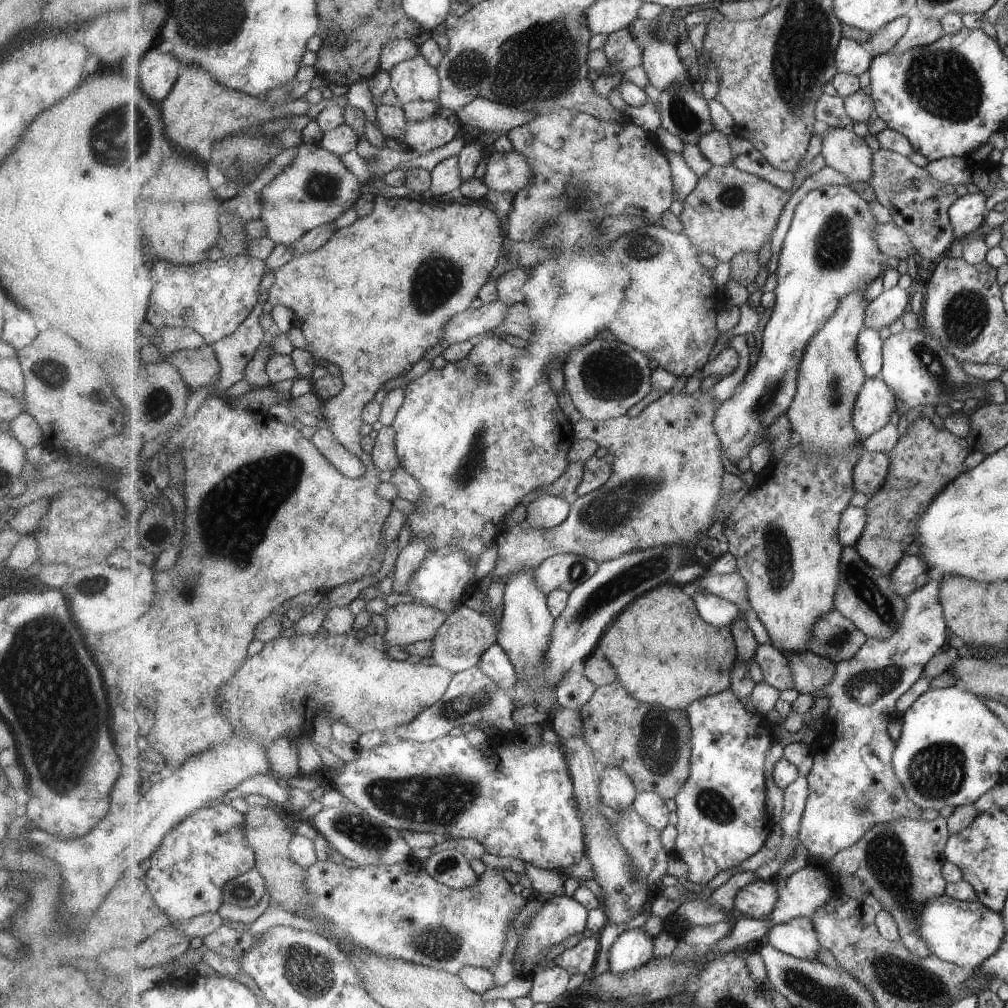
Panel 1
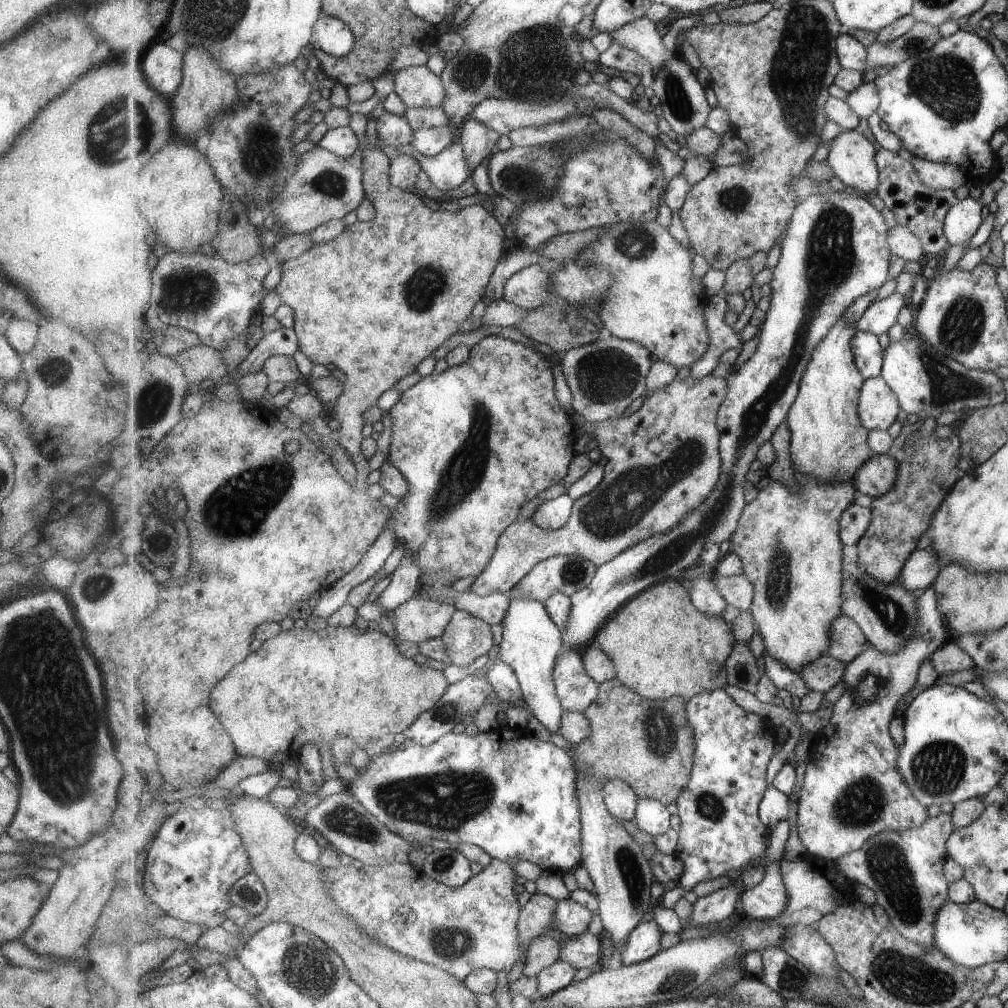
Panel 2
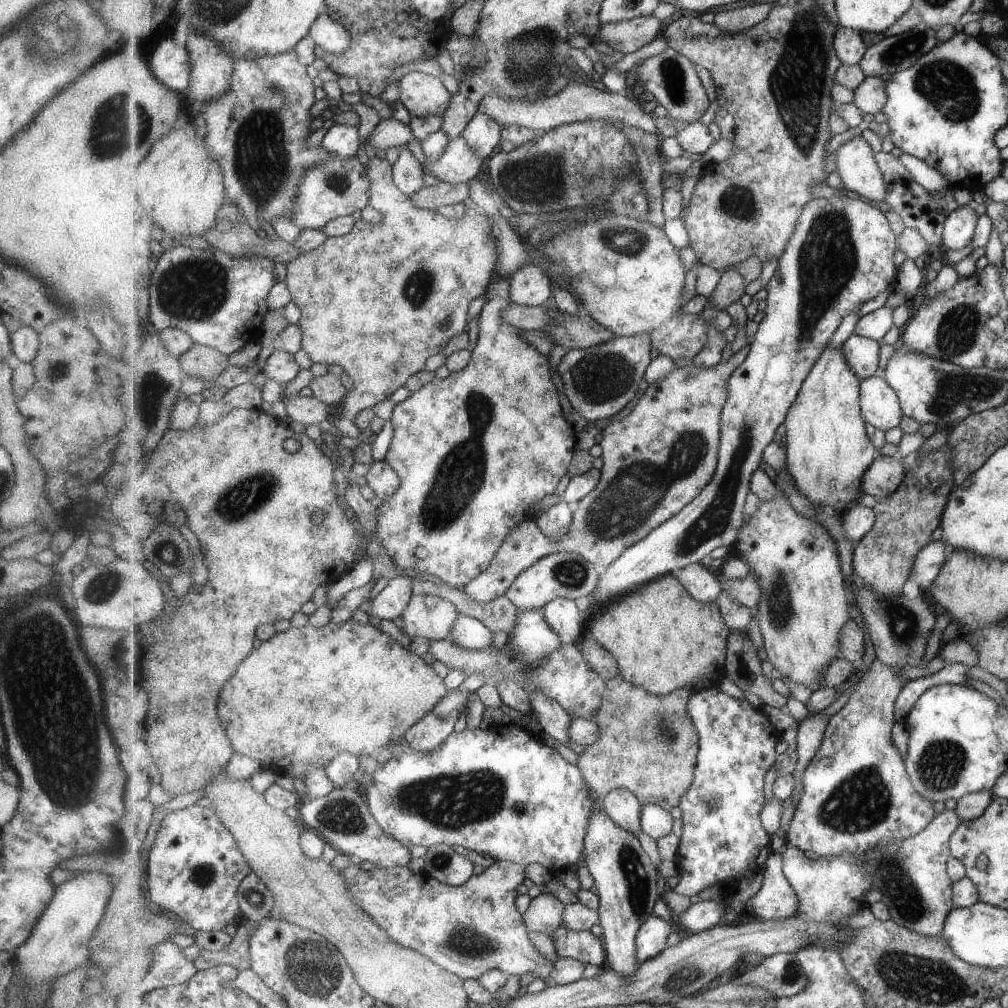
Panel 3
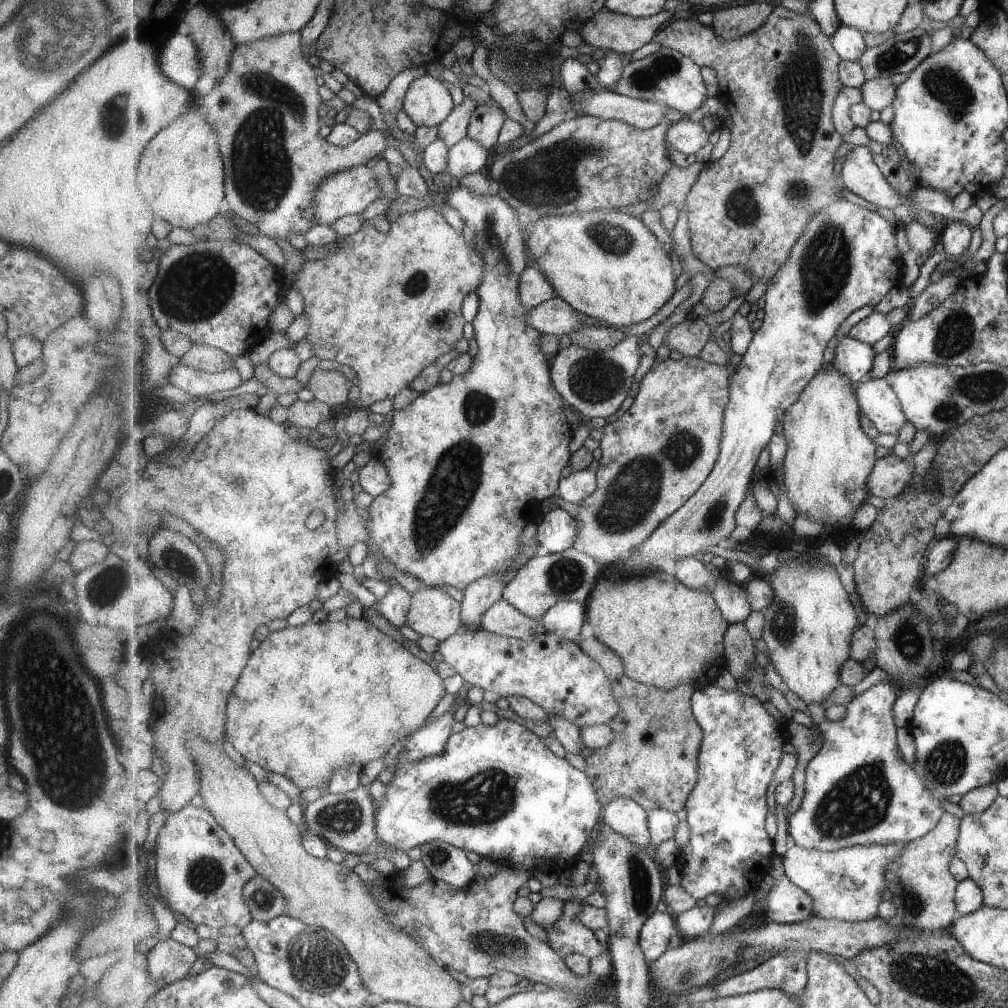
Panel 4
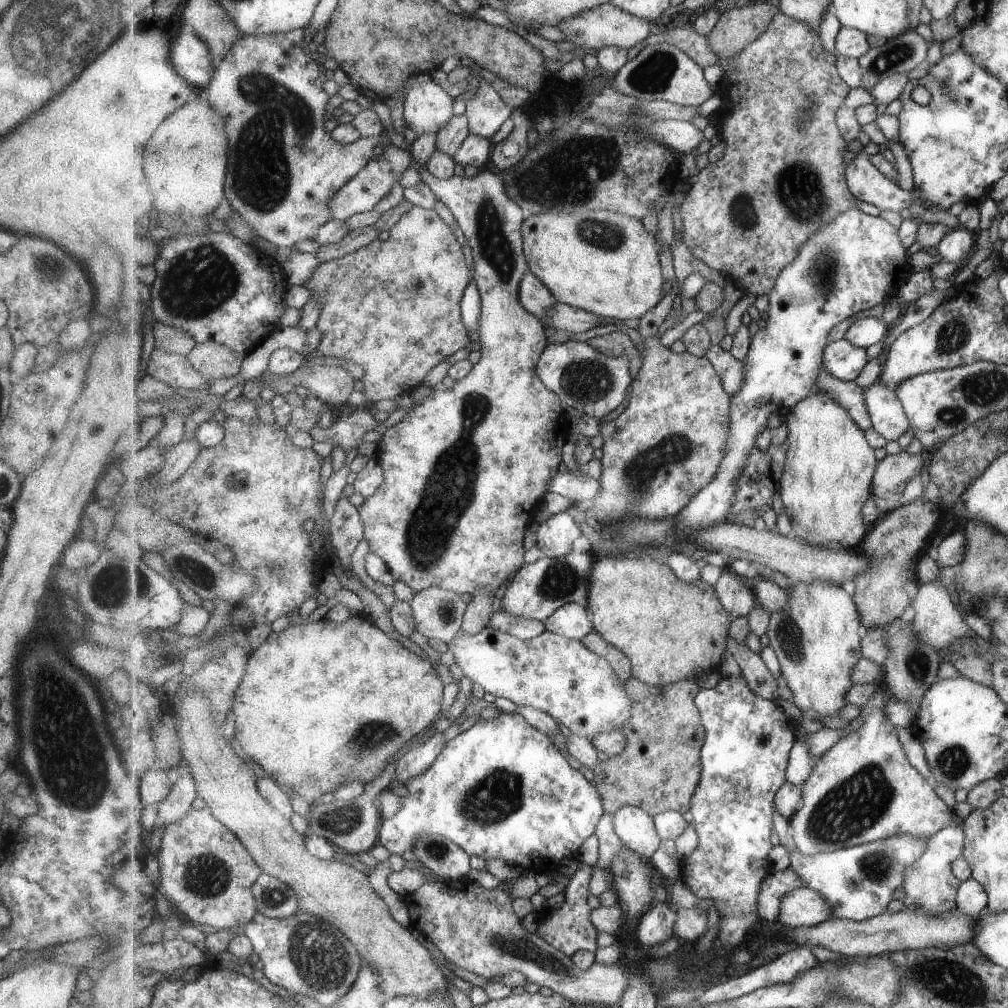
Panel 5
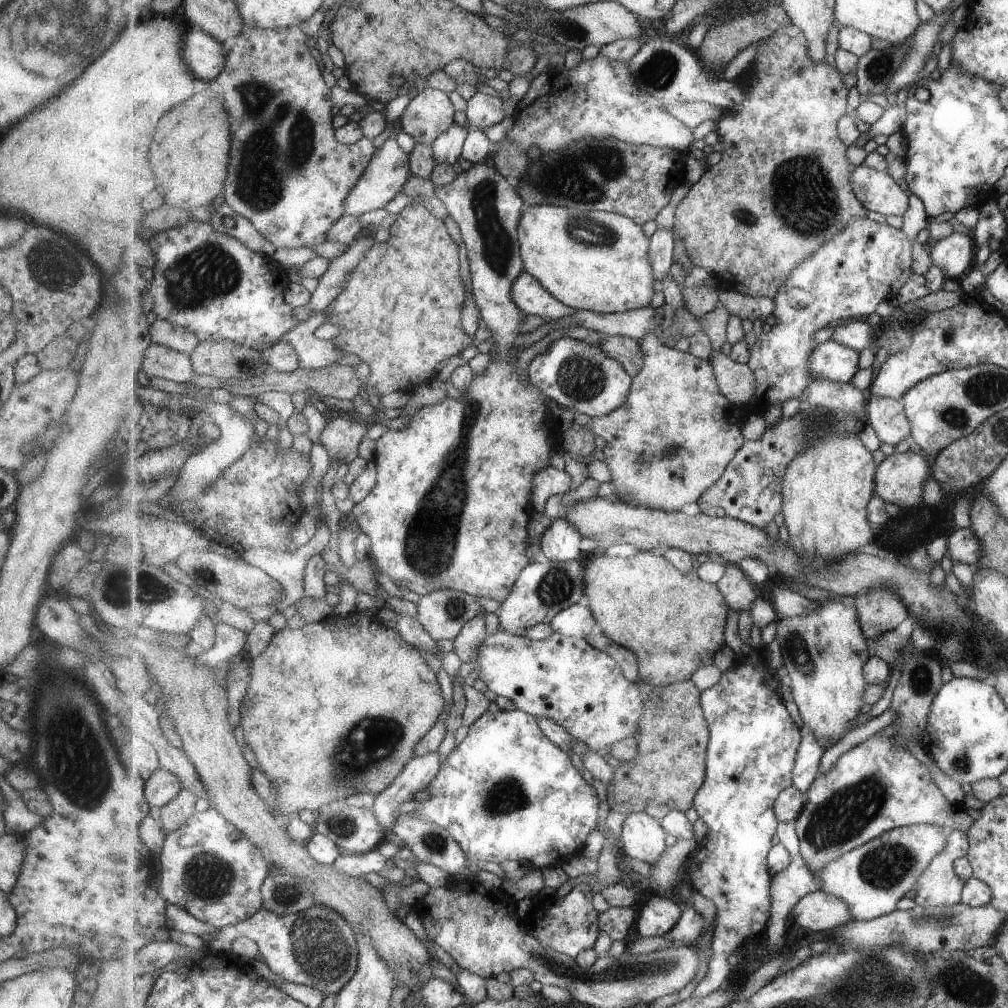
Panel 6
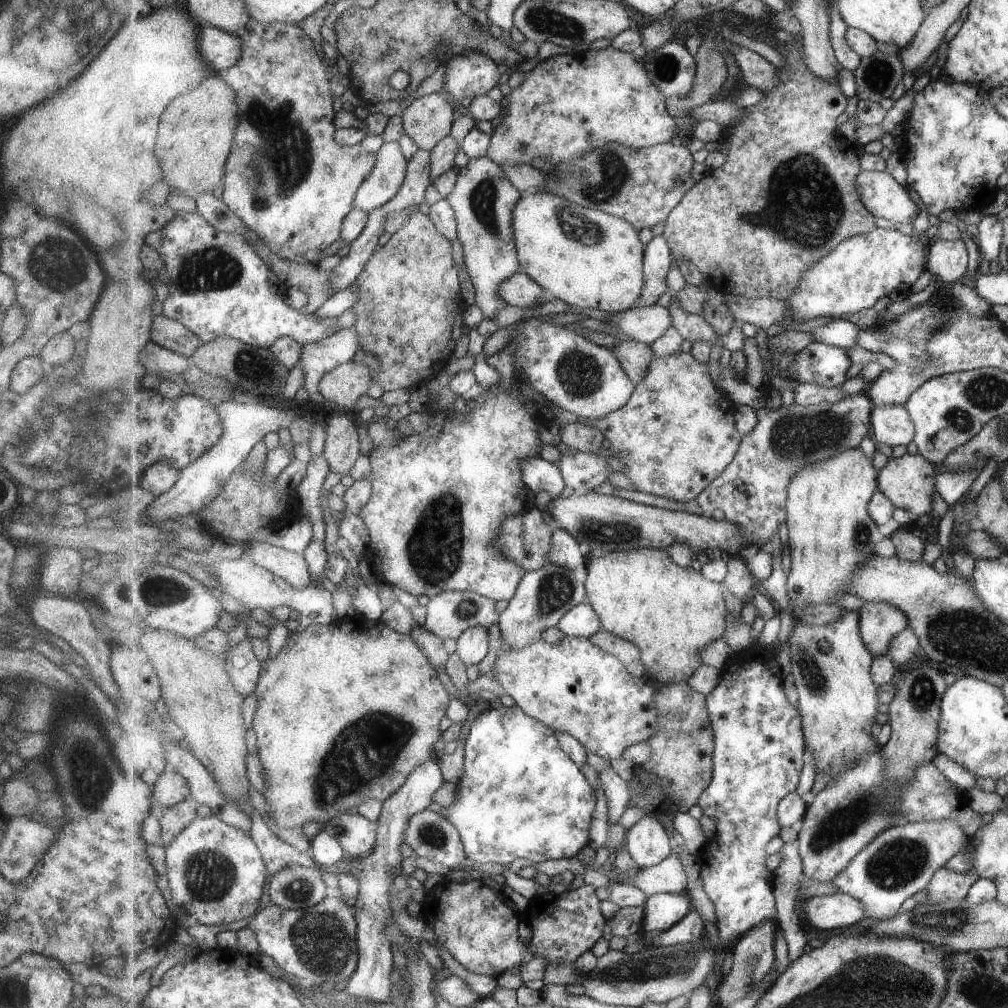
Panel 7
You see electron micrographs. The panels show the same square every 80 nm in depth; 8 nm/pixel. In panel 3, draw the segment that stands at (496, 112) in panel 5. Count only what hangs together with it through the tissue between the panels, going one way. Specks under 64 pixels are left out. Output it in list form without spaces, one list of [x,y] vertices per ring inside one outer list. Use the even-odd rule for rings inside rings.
[[[479,110],[464,132],[467,142],[480,159],[490,158],[498,151],[502,141],[502,122],[494,116]]]

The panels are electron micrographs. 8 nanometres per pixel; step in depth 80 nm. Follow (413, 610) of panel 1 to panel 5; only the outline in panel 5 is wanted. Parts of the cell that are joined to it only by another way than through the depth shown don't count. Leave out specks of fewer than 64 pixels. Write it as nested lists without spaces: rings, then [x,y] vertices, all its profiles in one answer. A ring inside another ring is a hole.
[[[431,587],[414,594],[411,601],[419,633],[431,640],[442,640],[451,643],[461,633],[464,616],[469,604],[461,598],[461,593],[448,591],[441,587]]]

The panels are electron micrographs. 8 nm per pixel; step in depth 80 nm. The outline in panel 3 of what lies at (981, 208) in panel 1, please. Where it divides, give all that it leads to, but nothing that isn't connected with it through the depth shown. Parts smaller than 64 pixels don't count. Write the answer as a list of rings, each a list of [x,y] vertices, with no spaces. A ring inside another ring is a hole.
[[[975,203],[960,206],[946,220],[943,231],[943,248],[961,250],[971,244],[977,228],[977,214],[973,212]]]

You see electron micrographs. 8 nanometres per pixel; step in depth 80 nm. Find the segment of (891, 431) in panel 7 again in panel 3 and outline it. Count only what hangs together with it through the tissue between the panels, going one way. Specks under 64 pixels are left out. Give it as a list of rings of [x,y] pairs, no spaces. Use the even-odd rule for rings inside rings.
[[[883,377],[862,380],[860,391],[860,405],[868,425],[885,431],[901,424],[904,412],[897,391]]]

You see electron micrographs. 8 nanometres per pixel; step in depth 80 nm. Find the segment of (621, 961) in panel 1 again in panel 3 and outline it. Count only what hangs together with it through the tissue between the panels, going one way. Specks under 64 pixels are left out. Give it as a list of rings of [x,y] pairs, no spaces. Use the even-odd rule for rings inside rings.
[[[650,916],[641,927],[636,938],[638,957],[644,963],[655,958],[667,948],[667,940],[673,934],[673,926],[659,916]]]

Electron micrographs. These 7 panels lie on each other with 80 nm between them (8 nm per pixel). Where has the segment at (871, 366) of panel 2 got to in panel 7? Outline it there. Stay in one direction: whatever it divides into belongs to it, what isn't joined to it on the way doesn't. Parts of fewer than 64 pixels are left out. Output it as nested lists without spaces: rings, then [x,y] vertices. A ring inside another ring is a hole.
[[[815,341],[796,356],[789,372],[799,383],[833,388],[847,380],[851,362],[845,349]]]

